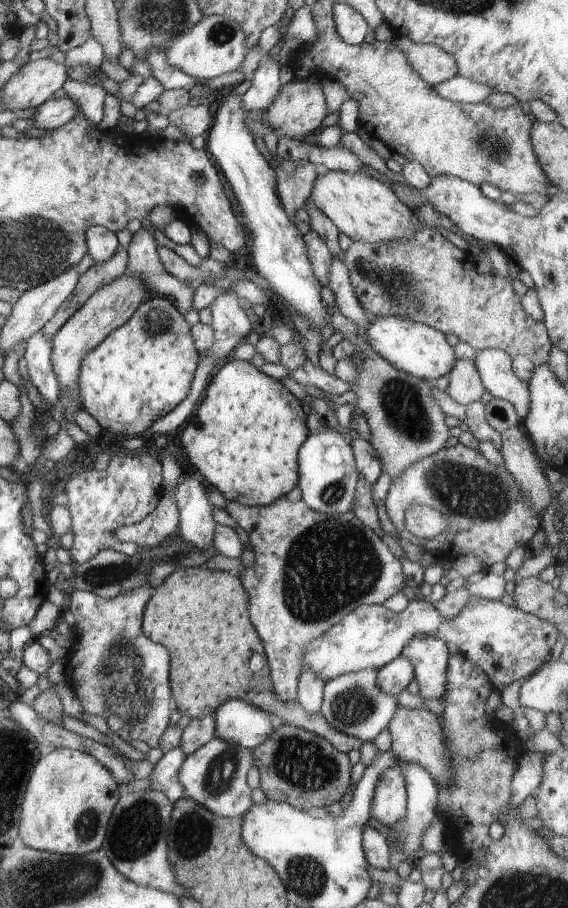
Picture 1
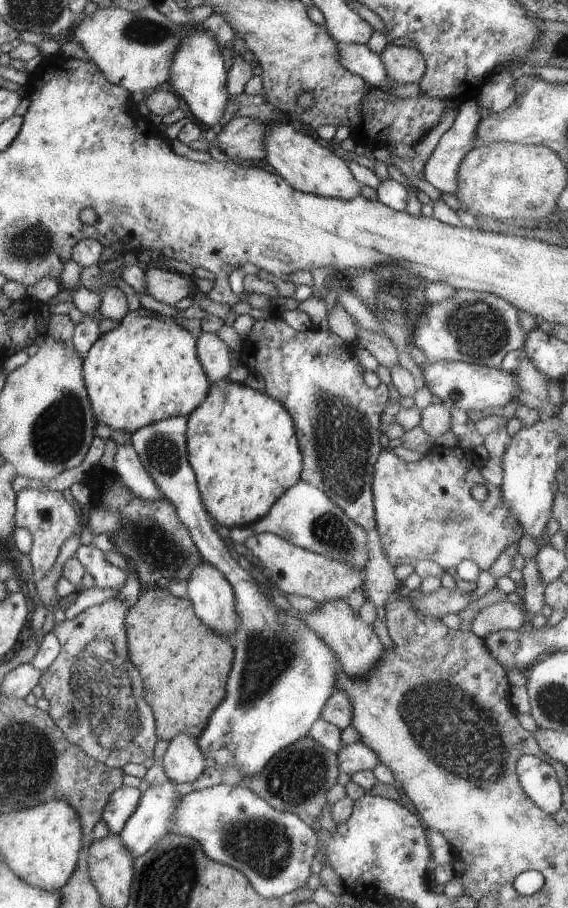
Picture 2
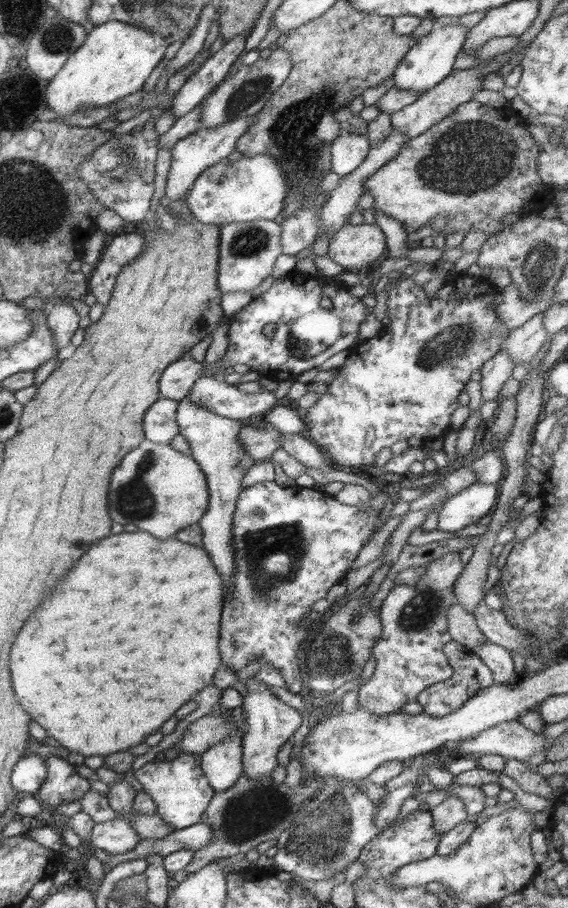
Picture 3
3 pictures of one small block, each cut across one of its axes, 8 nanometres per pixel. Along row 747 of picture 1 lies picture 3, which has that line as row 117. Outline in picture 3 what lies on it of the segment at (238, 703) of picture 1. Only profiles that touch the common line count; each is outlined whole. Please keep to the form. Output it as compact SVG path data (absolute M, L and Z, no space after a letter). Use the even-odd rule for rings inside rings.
M250 114L237 120L230 120L225 124L215 126L215 128L199 130L199 132L189 134L187 138L178 140L176 145L171 148L172 166L167 176L165 198L172 201L177 201L182 197L186 198L200 173L232 155L232 152L237 148L237 141L242 134L248 131L248 128L254 123L259 114Z

